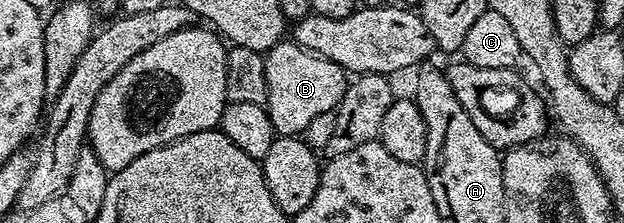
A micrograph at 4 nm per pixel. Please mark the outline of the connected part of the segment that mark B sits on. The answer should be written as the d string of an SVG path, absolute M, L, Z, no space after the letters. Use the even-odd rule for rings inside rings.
M285 38L268 49L264 56L266 70L266 107L277 136L300 136L318 114L335 112L350 80L342 66L293 44Z

